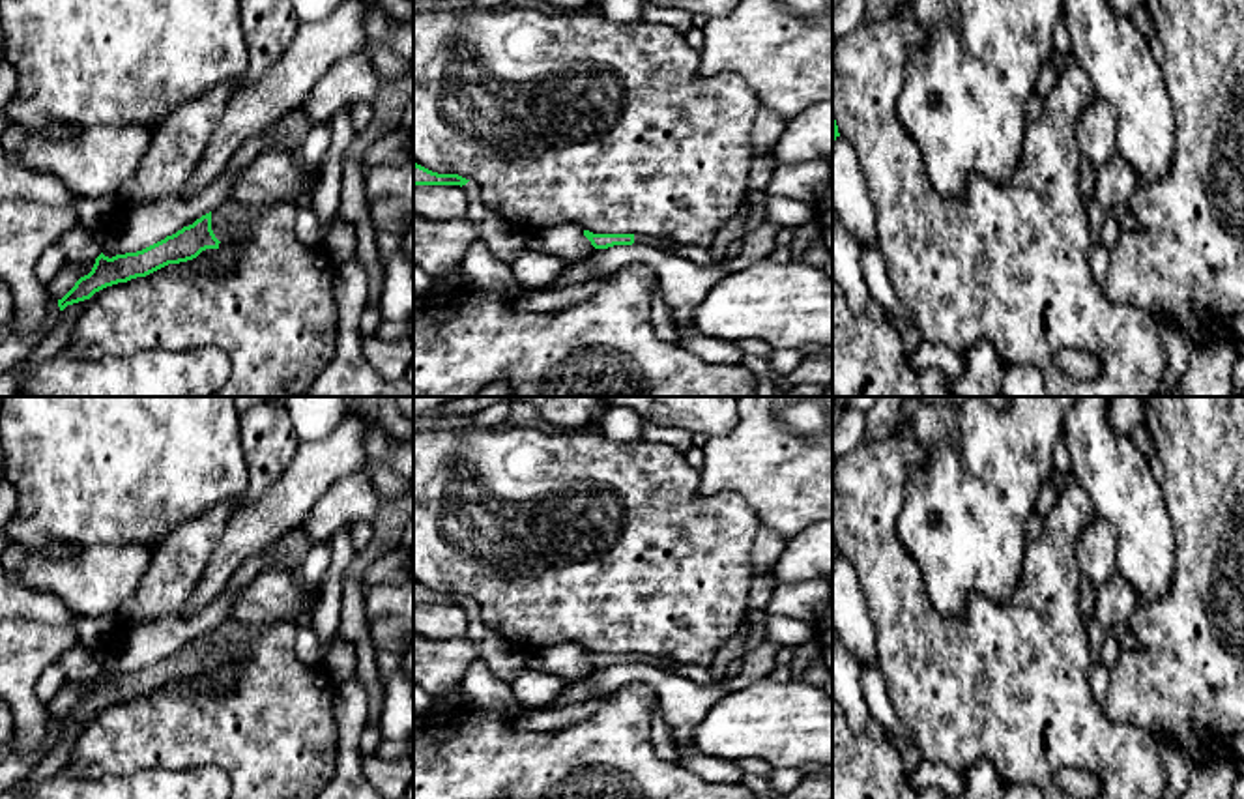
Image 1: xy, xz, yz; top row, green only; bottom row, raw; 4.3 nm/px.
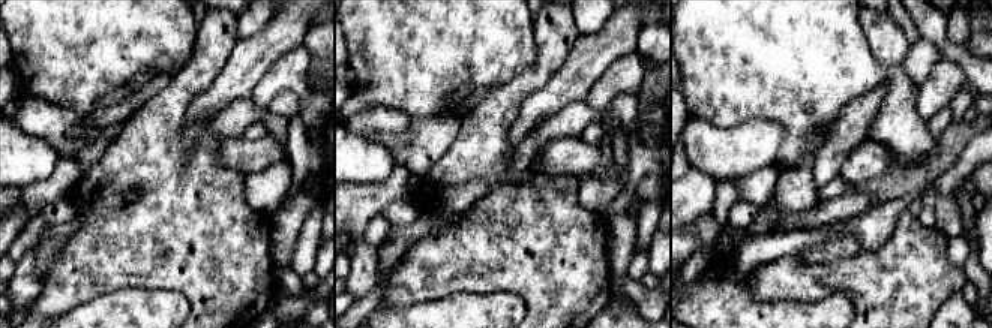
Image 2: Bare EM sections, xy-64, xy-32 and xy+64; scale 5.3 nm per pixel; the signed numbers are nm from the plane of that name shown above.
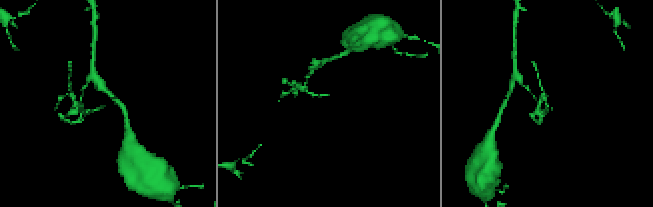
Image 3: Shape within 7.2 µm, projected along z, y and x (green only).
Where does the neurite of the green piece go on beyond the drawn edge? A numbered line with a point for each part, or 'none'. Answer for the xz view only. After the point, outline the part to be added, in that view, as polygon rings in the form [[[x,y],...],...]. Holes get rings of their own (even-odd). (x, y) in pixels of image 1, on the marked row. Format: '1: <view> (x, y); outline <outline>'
1: xz (646, 240); outline [[[636,234],[634,243],[653,245],[653,247],[664,249],[664,251],[677,245],[677,243],[662,240],[662,238],[651,238],[651,236],[644,236],[644,234]]]

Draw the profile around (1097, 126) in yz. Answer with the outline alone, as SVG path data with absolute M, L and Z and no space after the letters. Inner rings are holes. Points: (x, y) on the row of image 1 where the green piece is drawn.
M1098 95L1083 110L1078 122L1078 144L1083 159L1092 165L1094 172L1117 155L1115 125L1117 118L1113 107Z

